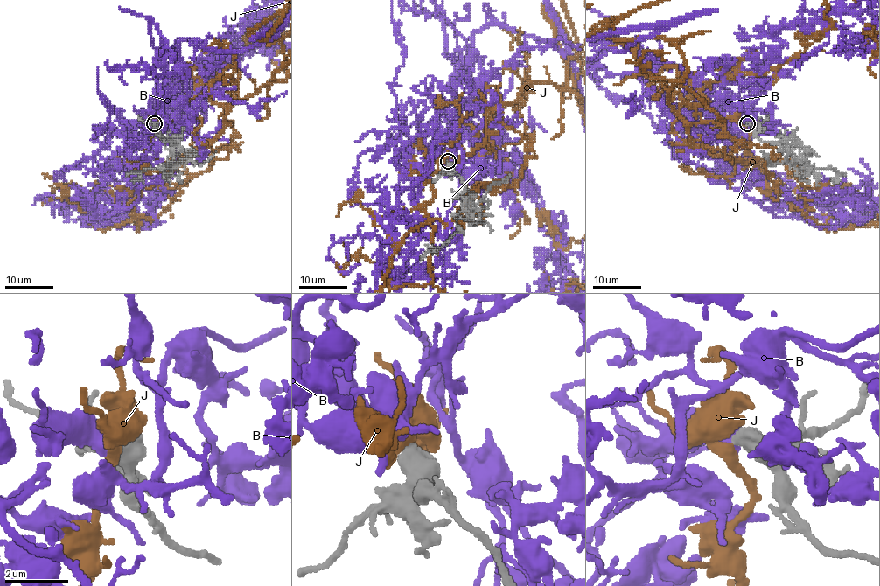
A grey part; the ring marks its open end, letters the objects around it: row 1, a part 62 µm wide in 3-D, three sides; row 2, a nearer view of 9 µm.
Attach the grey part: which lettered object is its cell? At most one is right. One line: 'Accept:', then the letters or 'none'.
Accept: B

